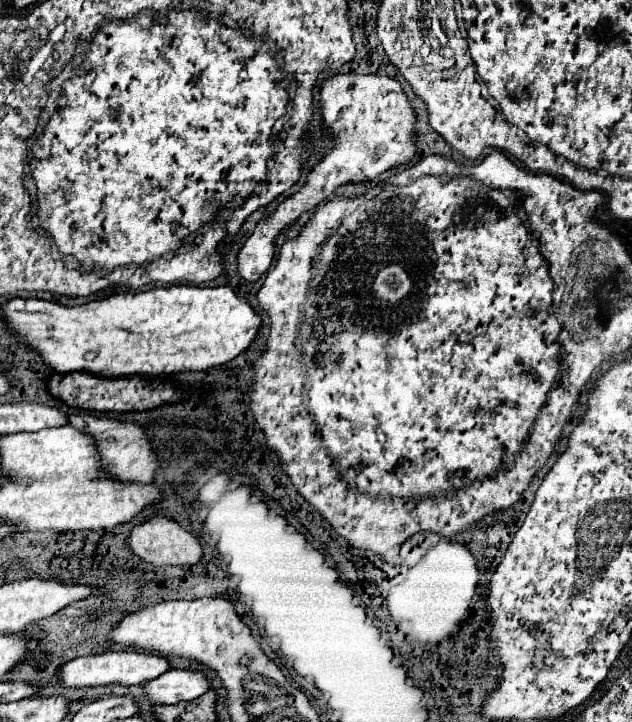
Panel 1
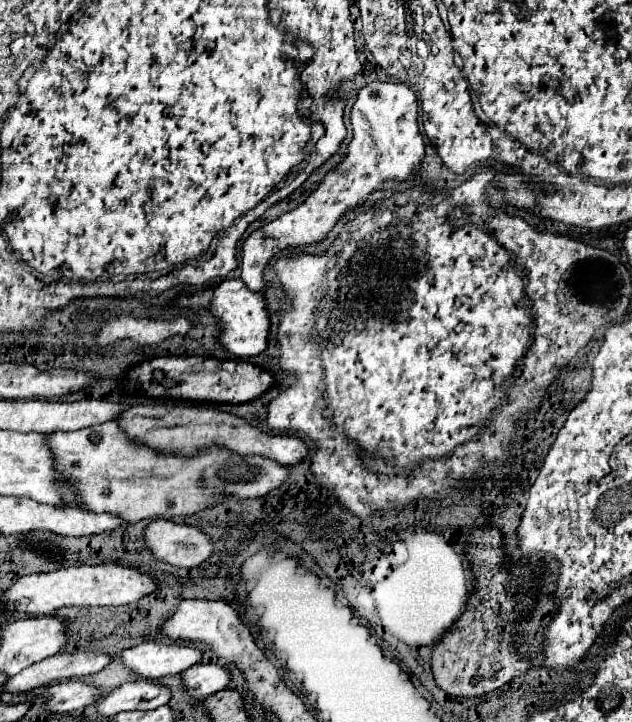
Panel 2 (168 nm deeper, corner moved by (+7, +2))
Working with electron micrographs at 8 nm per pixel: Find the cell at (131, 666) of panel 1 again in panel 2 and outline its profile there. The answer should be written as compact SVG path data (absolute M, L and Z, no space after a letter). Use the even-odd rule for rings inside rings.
M143 642L135 648L123 650L119 660L133 674L137 674L145 680L159 680L169 674L179 674L185 668L199 662L201 650L197 650L193 646Z

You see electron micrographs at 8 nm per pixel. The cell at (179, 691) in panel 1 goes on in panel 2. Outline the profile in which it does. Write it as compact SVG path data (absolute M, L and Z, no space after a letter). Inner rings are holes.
M193 664L181 672L181 686L193 698L207 698L221 688L227 688L229 672L219 664Z

